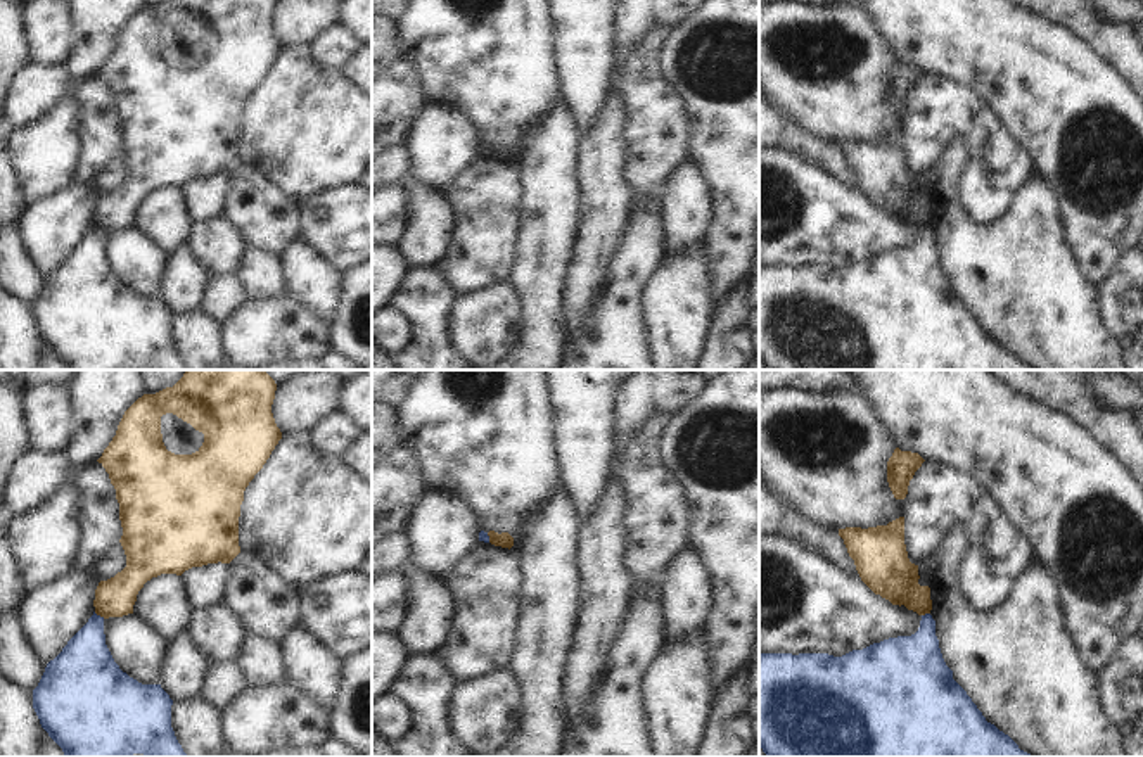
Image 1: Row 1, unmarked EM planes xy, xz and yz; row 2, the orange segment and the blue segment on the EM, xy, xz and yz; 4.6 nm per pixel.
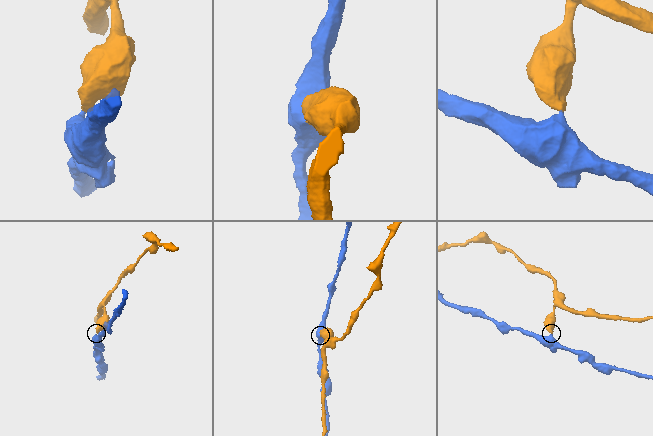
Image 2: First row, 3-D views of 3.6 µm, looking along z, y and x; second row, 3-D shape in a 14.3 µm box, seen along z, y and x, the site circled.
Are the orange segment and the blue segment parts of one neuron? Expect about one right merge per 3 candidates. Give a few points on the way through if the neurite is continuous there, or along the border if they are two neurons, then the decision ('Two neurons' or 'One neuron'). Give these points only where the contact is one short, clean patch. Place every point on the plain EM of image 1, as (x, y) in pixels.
Boundary: xy (94, 225), (104, 230). Two neurons.

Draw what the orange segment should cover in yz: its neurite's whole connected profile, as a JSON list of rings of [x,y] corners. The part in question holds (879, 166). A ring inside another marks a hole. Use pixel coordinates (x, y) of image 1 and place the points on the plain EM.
[[[904,130],[887,138],[839,142],[861,194],[892,218],[904,218],[918,228],[930,226],[930,200],[918,197],[918,178],[908,171]]]

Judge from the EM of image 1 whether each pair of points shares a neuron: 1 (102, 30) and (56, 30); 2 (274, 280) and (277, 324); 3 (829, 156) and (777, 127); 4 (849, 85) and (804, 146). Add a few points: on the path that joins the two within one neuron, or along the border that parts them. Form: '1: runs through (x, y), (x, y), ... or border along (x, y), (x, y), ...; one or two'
1: border along (71, 18), (73, 47), (63, 64); two
2: border along (286, 292), (275, 298), (248, 301); two
3: runs through (817, 151), (789, 137); one
4: border along (779, 111), (798, 127), (837, 144); two

